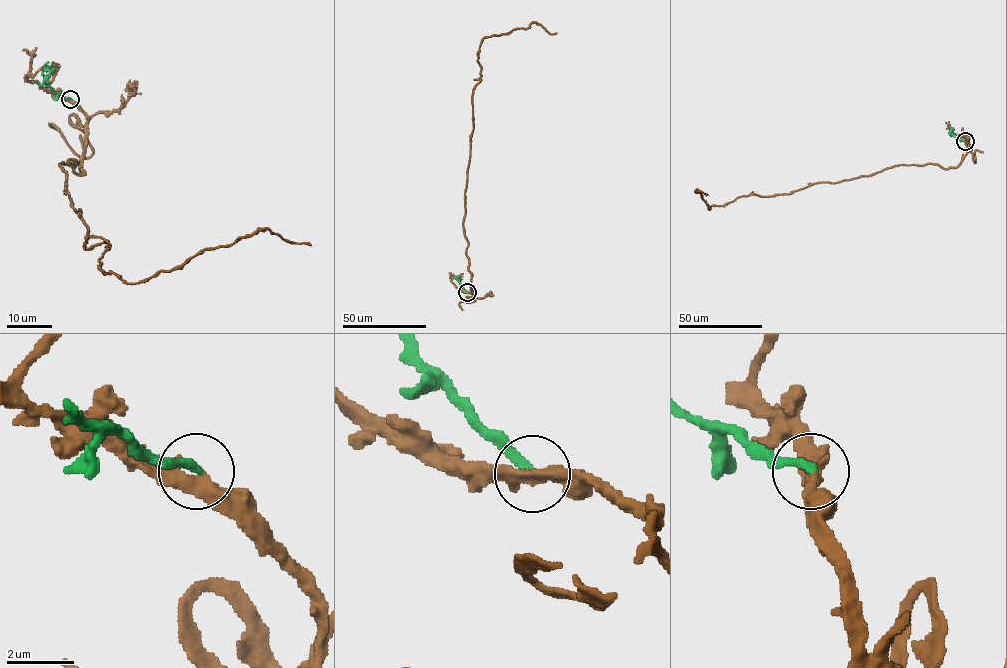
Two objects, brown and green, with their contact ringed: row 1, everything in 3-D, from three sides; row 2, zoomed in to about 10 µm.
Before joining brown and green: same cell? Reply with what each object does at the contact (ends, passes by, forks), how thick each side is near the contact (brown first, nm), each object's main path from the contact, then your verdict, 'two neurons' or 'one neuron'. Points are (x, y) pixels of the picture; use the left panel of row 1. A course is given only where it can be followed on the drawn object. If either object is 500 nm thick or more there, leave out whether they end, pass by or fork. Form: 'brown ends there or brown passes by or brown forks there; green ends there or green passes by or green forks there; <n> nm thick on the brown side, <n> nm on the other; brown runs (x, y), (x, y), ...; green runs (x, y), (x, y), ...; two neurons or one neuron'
brown passes by; green ends there; 400 nm thick on the brown side, 280 nm on the other; brown runs (71, 100), (82, 173), (59, 165), (105, 273), (145, 281), (262, 229), (311, 245); green runs (71, 99), (56, 93), (45, 81), (43, 68), (48, 62); one neuron

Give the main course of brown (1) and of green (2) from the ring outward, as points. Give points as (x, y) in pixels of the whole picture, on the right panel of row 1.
1: (965, 141), (967, 154), (955, 167), (895, 165), (789, 194), (739, 196), (710, 209), (695, 191), (706, 195)
2: (965, 141), (954, 136), (950, 127)

